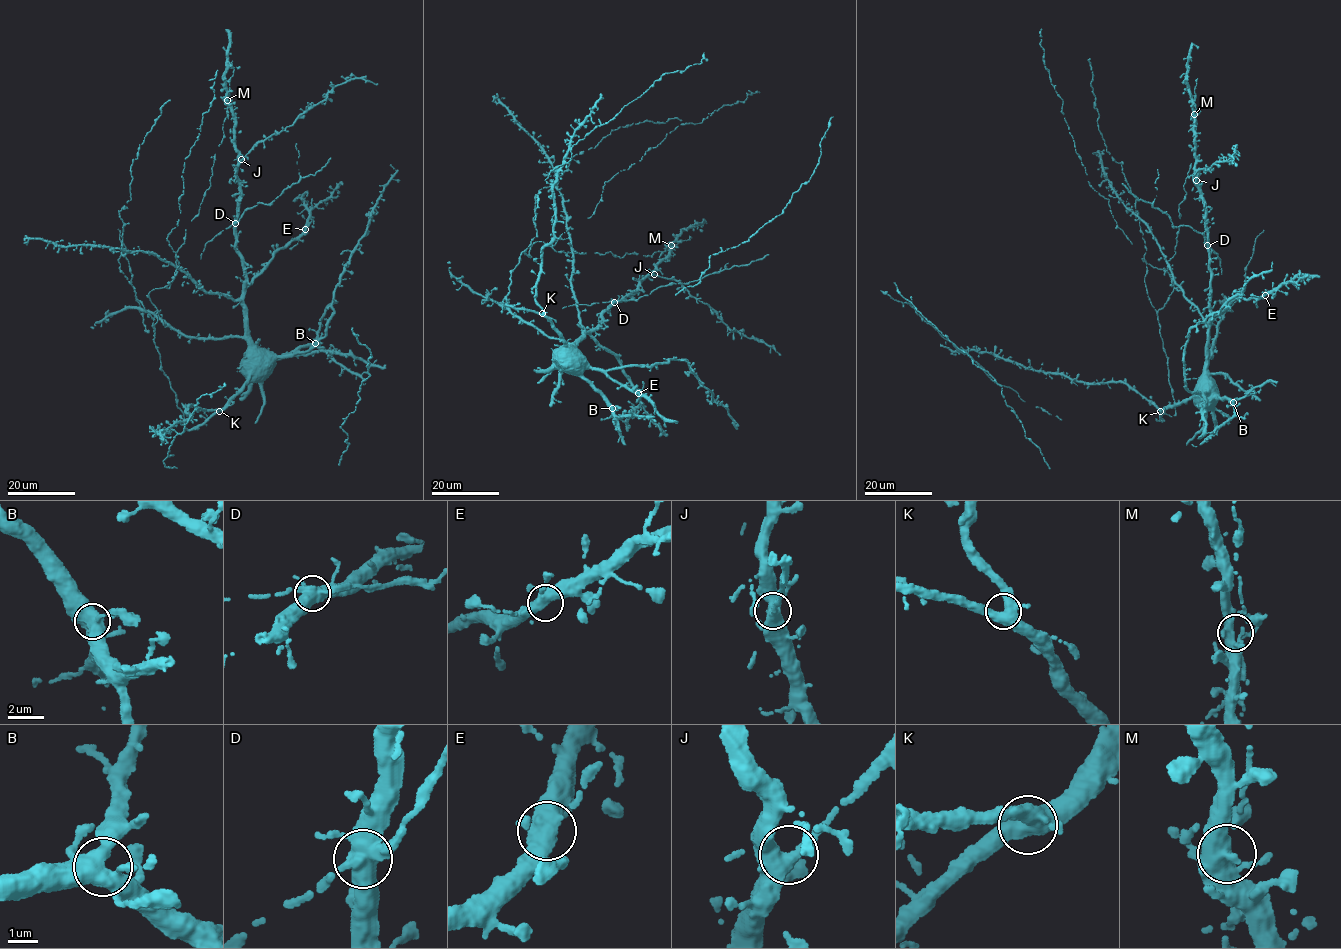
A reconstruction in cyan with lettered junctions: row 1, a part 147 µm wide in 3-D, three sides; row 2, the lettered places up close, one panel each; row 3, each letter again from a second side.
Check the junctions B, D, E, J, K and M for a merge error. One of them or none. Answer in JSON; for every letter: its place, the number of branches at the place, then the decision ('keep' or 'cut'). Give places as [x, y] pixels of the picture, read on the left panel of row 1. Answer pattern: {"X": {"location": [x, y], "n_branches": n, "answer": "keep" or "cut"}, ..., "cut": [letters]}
{"B": {"location": [315, 343], "n_branches": 5, "answer": "keep"}, "D": {"location": [235, 223], "n_branches": 5, "answer": "cut"}, "E": {"location": [305, 229], "n_branches": 4, "answer": "keep"}, "J": {"location": [241, 159], "n_branches": 4, "answer": "keep"}, "K": {"location": [219, 411], "n_branches": 4, "answer": "keep"}, "M": {"location": [227, 100], "n_branches": 5, "answer": "keep"}, "cut": ["D"]}

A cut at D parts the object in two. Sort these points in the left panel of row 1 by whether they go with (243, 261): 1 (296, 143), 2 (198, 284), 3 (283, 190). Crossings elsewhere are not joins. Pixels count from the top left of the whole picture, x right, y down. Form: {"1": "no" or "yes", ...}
{"1": "no", "2": "yes", "3": "no"}

